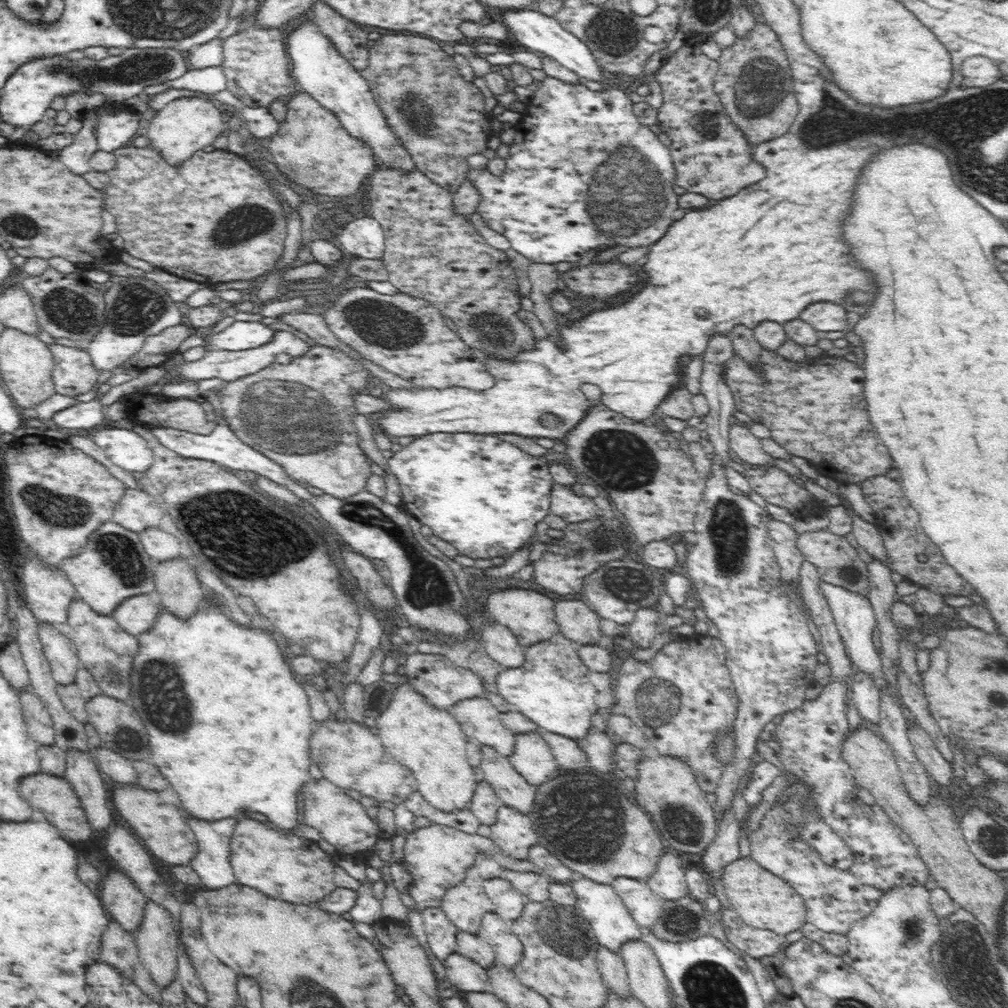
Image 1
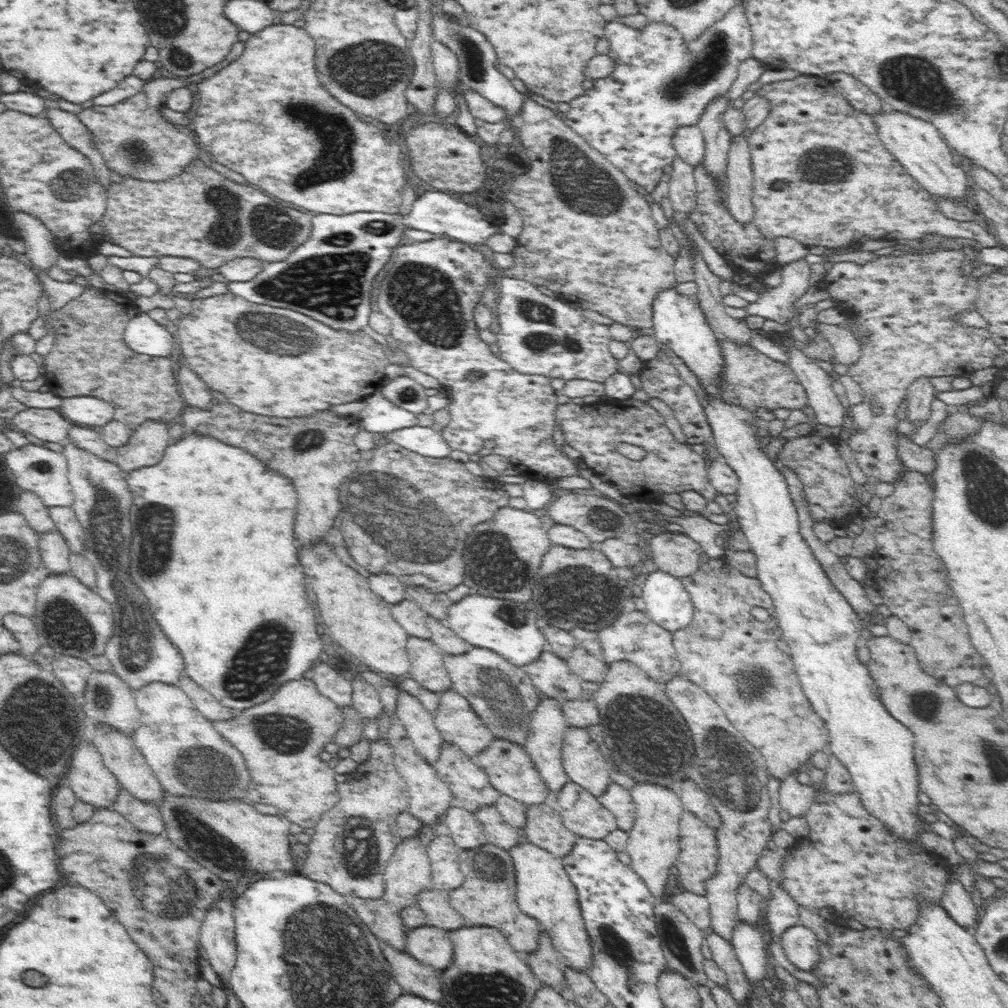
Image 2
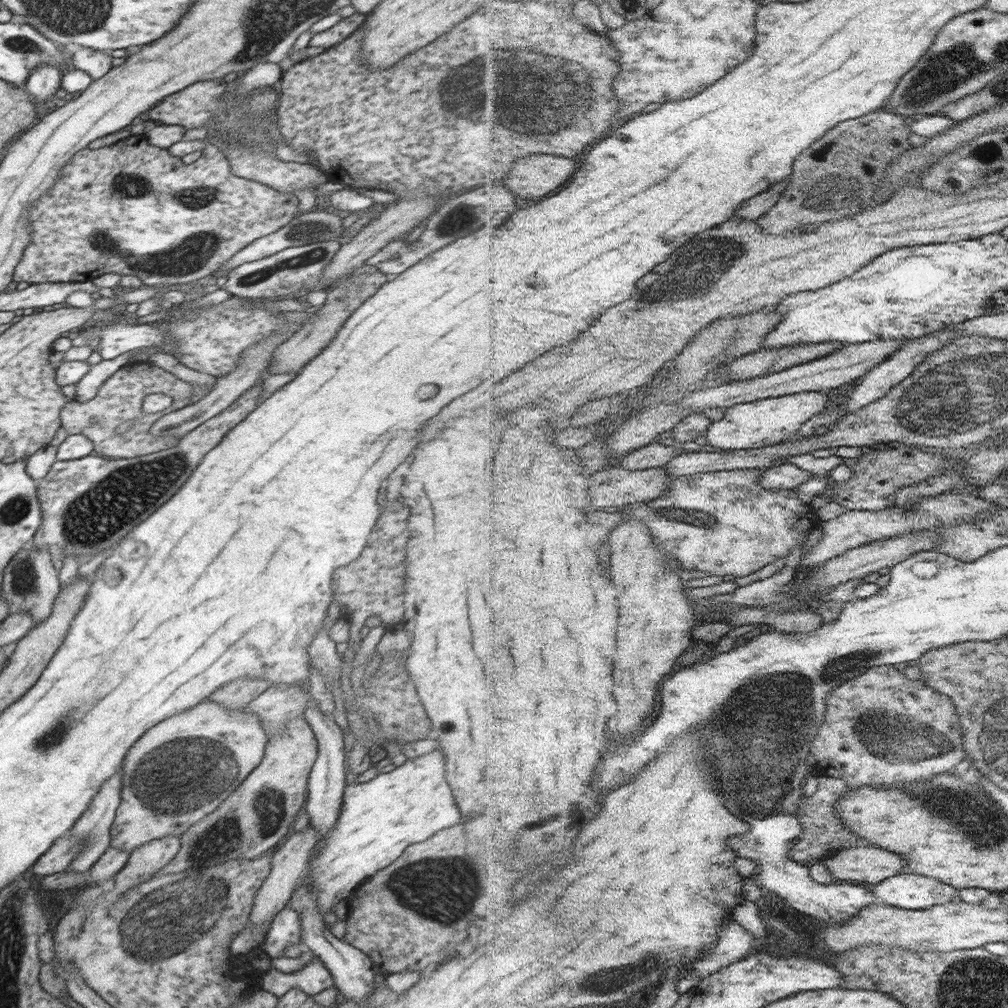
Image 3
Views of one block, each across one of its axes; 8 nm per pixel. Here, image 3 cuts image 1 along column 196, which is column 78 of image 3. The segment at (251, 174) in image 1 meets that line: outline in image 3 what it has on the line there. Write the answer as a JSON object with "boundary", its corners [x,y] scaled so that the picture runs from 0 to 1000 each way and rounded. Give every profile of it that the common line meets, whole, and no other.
{"boundary":[[[143,133],[129,134],[106,146],[97,148],[85,146],[78,149],[61,169],[63,170],[57,177],[56,183],[42,196],[31,202],[29,226],[31,226],[32,233],[29,234],[31,237],[28,244],[24,246],[20,260],[16,263],[13,272],[15,281],[25,280],[26,283],[31,283],[44,280],[85,280],[97,276],[101,272],[113,270],[113,272],[120,272],[121,274],[126,272],[136,274],[143,284],[188,283],[220,266],[223,260],[226,260],[235,249],[246,244],[249,240],[284,224],[297,210],[297,198],[292,192],[276,190],[276,188],[262,183],[256,183],[252,179],[244,179],[244,176],[238,176],[231,172],[227,159],[221,151],[216,150],[216,141],[212,141],[212,139],[207,139],[197,158],[188,163],[184,163],[179,156],[171,155],[166,148],[151,145]]]}

